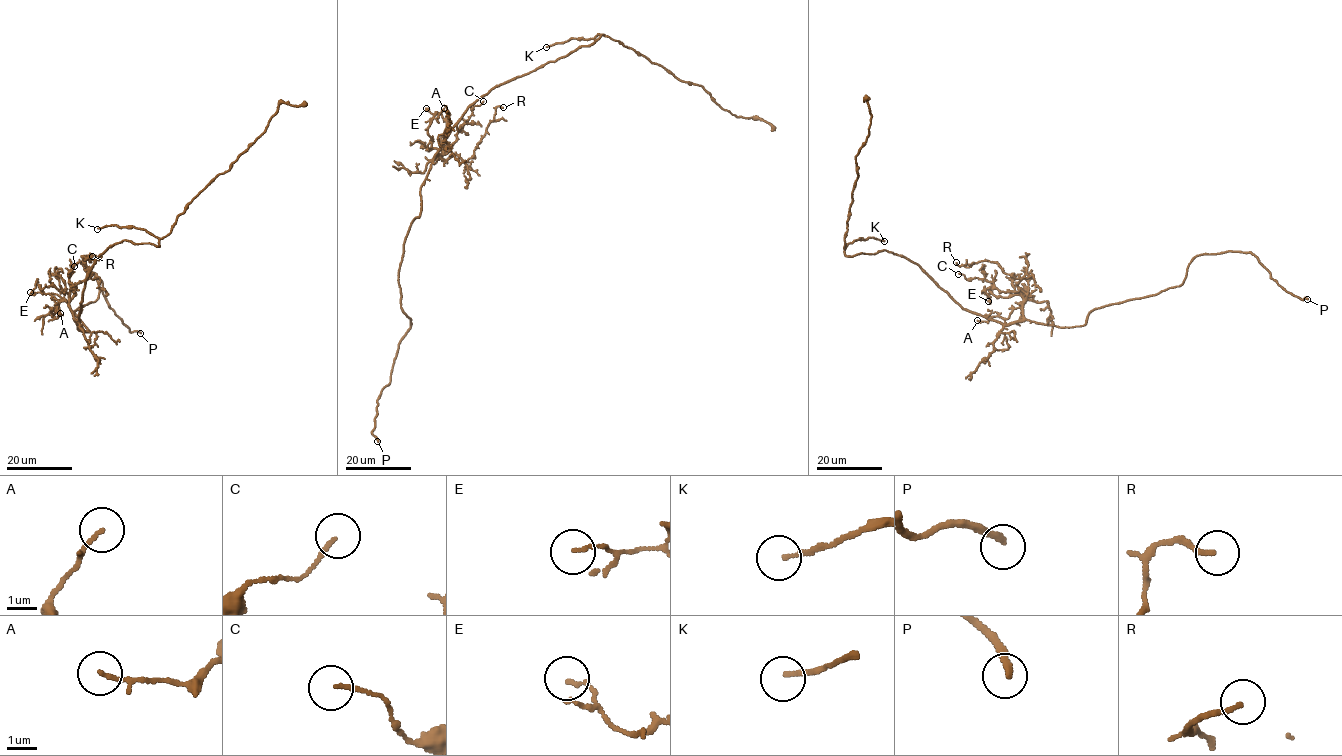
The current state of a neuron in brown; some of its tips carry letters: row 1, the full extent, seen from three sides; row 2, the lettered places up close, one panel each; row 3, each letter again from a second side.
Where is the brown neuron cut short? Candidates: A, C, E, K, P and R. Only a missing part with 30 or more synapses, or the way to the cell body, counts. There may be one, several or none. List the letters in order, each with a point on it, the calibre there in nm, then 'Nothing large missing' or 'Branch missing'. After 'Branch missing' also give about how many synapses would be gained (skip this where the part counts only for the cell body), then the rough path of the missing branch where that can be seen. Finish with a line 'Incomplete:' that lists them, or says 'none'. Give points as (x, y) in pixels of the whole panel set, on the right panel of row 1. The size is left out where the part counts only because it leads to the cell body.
A: Place: (977, 320). Thickness 130 nm. Nothing large missing
C: Place: (958, 274). Thickness 130 nm. Nothing large missing
E: Place: (988, 301). Thickness 120 nm. Nothing large missing
K: Place: (884, 241). Thickness 140 nm. Branch missing. Roughly 45 synapses. Course of what is missing: (884, 241), (904, 256), (948, 237), (970, 215), (1015, 156), (1036, 148), (1048, 133)
P: Place: (1307, 299). Thickness 200 nm. Branch missing. Course of what is missing: (1307, 299), (1322, 303), (1325, 308), (1330, 305), (1325, 304), (1321, 308)
R: Place: (956, 262). Thickness 140 nm. Nothing large missing
Incomplete: K, P

